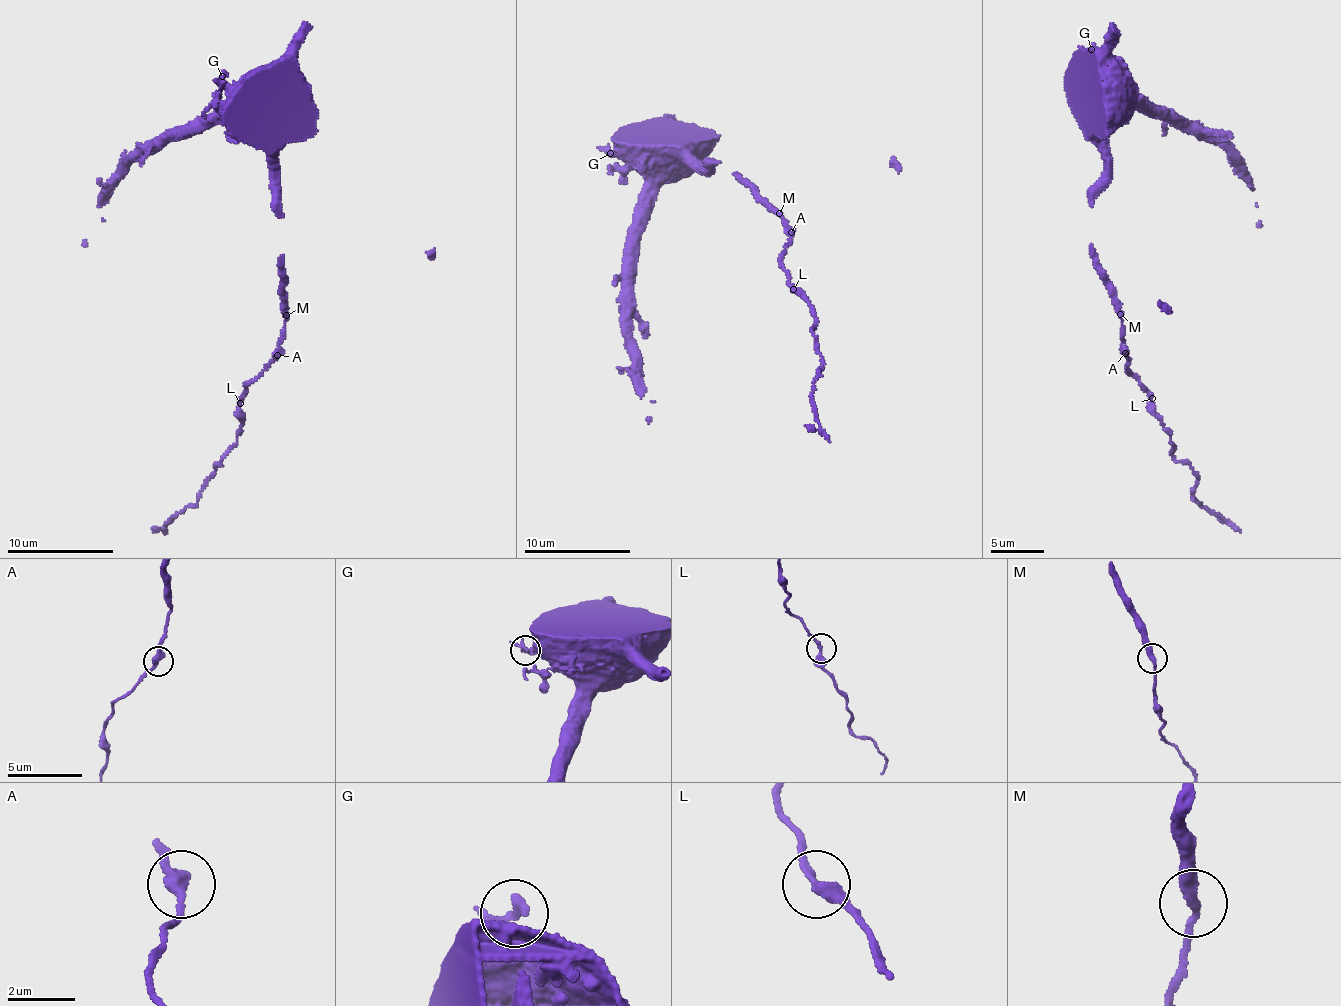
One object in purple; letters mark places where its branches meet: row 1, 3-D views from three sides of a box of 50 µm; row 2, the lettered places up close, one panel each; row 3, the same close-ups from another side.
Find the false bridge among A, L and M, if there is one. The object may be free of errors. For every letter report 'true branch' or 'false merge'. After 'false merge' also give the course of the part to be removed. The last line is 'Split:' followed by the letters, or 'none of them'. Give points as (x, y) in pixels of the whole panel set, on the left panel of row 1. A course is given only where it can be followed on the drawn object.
A: true branch
L: true branch
M: false merge
Split: M

